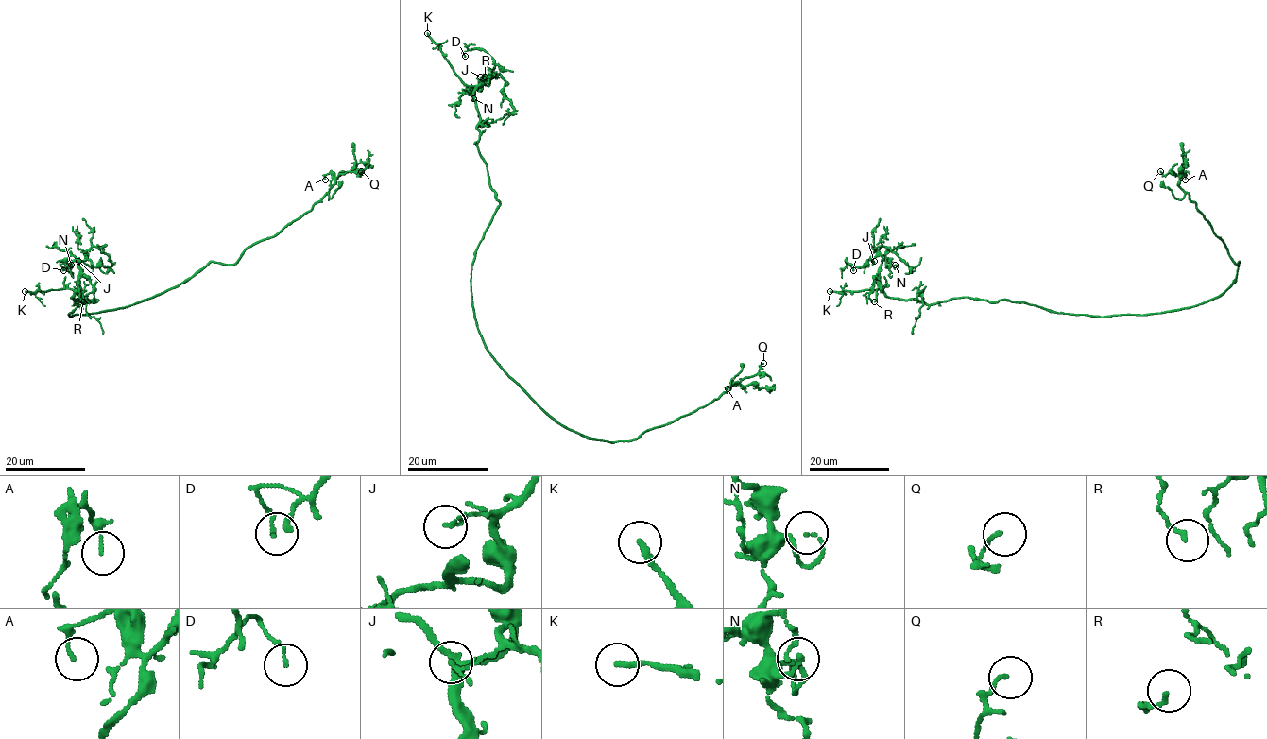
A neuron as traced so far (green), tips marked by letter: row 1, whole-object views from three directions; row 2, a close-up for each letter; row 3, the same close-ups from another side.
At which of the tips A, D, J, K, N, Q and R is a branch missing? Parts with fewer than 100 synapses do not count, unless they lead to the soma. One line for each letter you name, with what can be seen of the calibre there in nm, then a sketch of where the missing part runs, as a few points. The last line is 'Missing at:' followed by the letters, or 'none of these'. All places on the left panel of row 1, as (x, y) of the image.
K: Thickness 220 nm
Missing at: K

